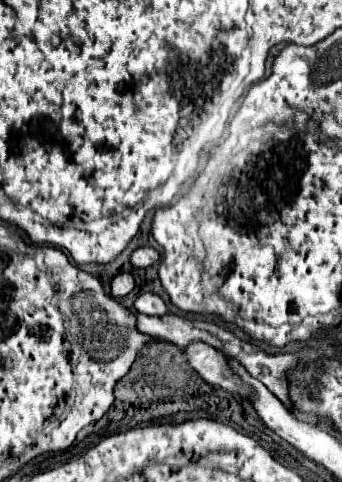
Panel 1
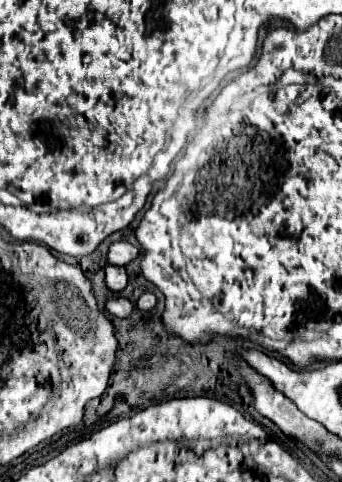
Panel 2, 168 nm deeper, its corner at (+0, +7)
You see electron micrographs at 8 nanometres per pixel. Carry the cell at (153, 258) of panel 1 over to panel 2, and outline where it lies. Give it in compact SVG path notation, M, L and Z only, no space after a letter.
M115 242L109 246L107 262L111 262L113 266L125 266L133 258L137 258L137 254L139 254L139 250L135 246L131 246L129 242Z

